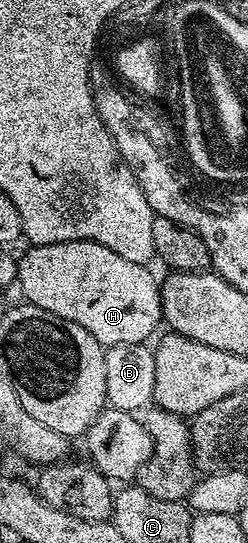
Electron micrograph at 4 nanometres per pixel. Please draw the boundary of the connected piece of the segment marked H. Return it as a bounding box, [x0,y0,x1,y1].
[16,242,162,347]

